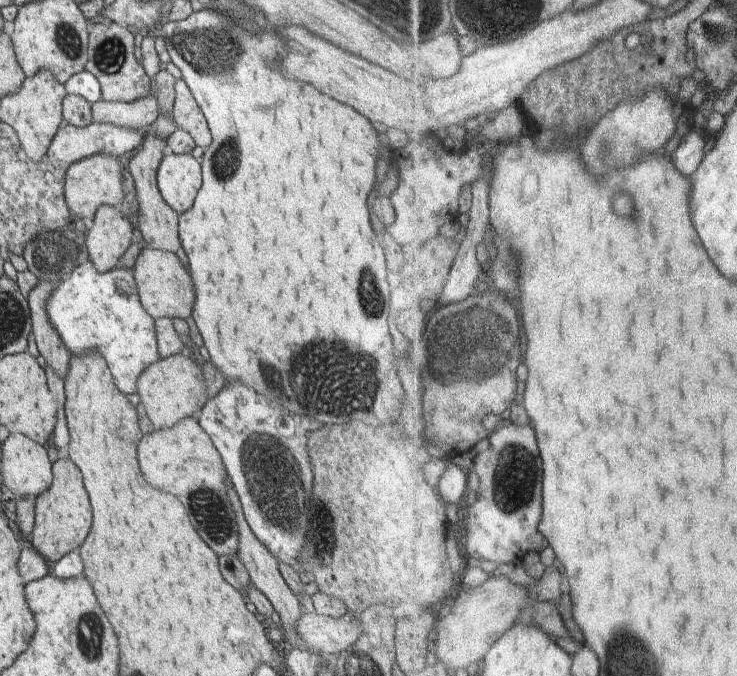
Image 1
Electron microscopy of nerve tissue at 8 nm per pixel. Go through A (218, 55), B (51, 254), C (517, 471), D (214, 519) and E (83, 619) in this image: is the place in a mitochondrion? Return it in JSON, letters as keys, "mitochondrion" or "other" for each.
{"A":"mitochondrion","B":"mitochondrion","C":"mitochondrion","D":"mitochondrion","E":"mitochondrion"}

